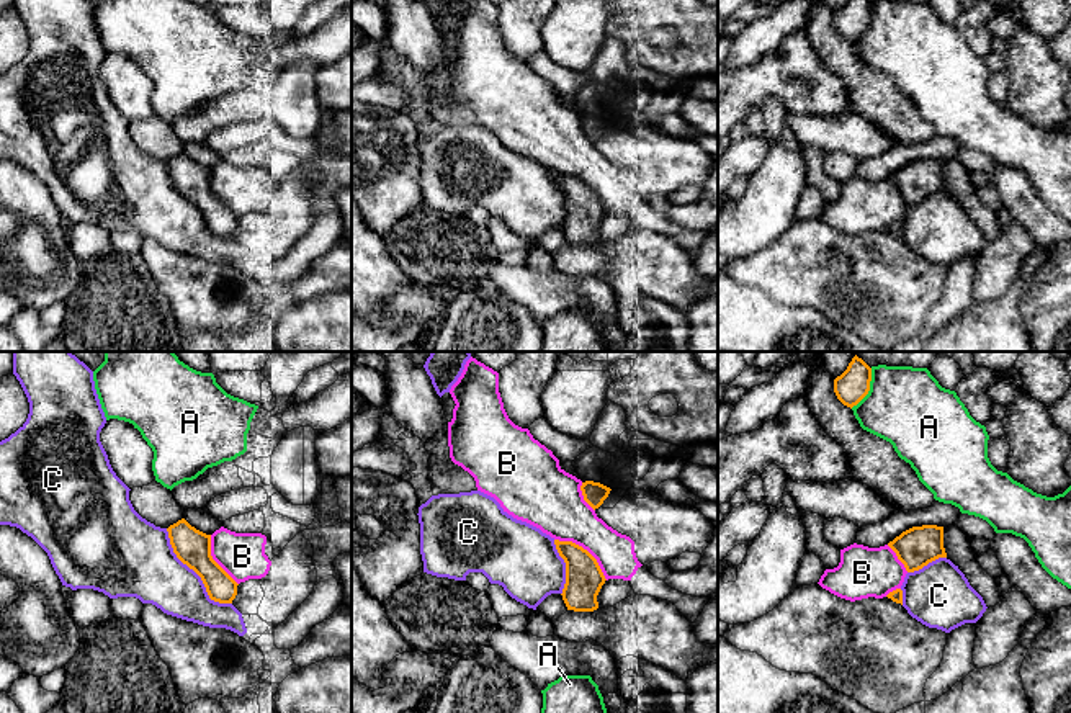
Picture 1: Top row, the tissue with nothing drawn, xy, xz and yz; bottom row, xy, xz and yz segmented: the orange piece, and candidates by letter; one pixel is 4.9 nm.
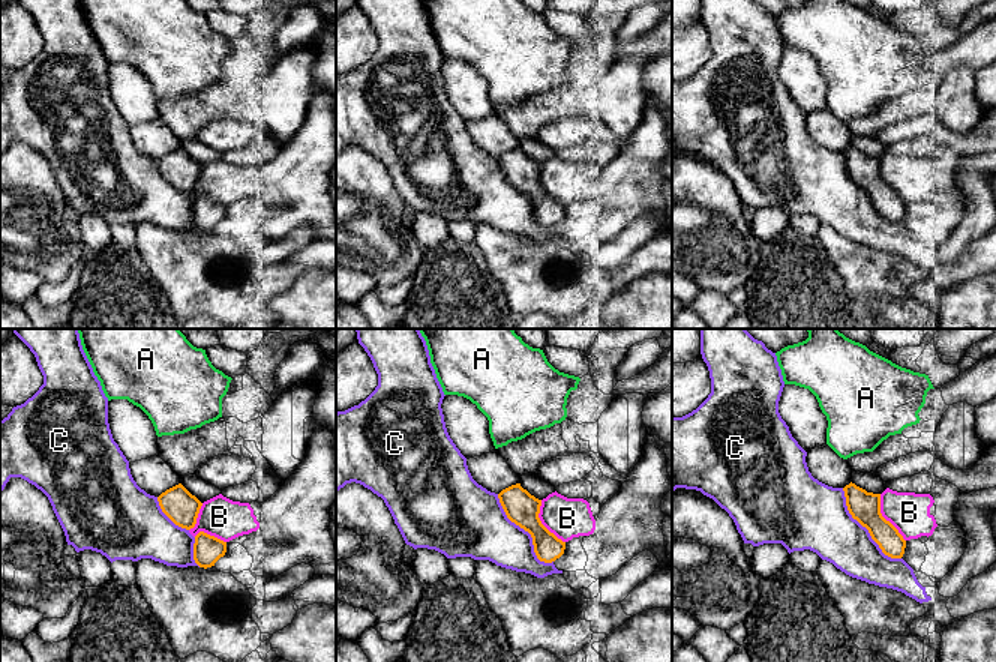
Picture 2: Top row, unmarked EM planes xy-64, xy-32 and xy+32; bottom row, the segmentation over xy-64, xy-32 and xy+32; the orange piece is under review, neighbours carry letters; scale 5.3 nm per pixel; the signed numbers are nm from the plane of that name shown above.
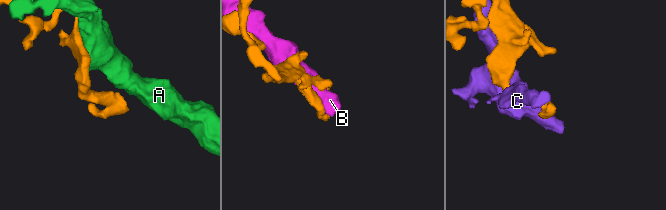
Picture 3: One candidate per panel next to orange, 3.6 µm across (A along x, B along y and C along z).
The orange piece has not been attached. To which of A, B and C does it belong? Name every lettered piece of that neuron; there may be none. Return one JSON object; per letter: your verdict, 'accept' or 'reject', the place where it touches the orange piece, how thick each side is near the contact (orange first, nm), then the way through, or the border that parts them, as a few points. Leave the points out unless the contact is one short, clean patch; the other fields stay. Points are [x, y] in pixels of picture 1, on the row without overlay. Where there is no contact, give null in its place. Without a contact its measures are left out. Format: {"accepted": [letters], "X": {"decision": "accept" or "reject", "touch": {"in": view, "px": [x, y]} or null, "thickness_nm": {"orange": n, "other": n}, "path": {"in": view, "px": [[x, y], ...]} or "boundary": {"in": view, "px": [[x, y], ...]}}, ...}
{"accepted": [], "A": {"decision": "reject", "touch": {"in": "yz", "px": [869, 23]}, "thickness_nm": {"orange": 160, "other": 380}}, "B": {"decision": "reject", "touch": {"in": "xz", "px": [586, 183]}, "thickness_nm": {"orange": 190, "other": 280}}, "C": {"decision": "reject", "touch": {"in": "xy", "px": [195, 205]}, "thickness_nm": {"orange": 180, "other": 320}}}

